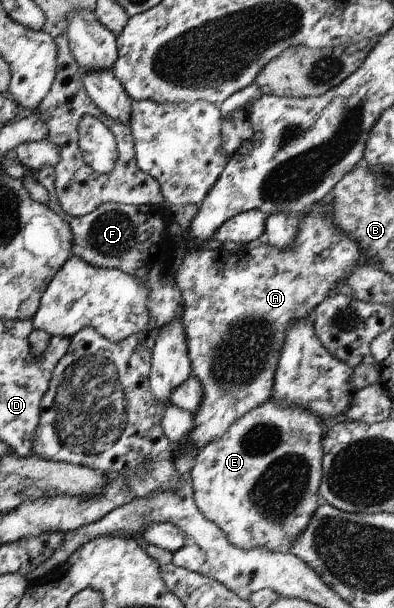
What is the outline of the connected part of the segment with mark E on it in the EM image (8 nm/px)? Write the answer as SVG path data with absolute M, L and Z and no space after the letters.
M271 398L239 416L217 440L203 444L194 456L189 478L199 512L225 534L229 544L241 550L263 546L269 552L287 553L320 504L317 490L322 476L321 442L326 424L315 412L297 404L281 408Z

